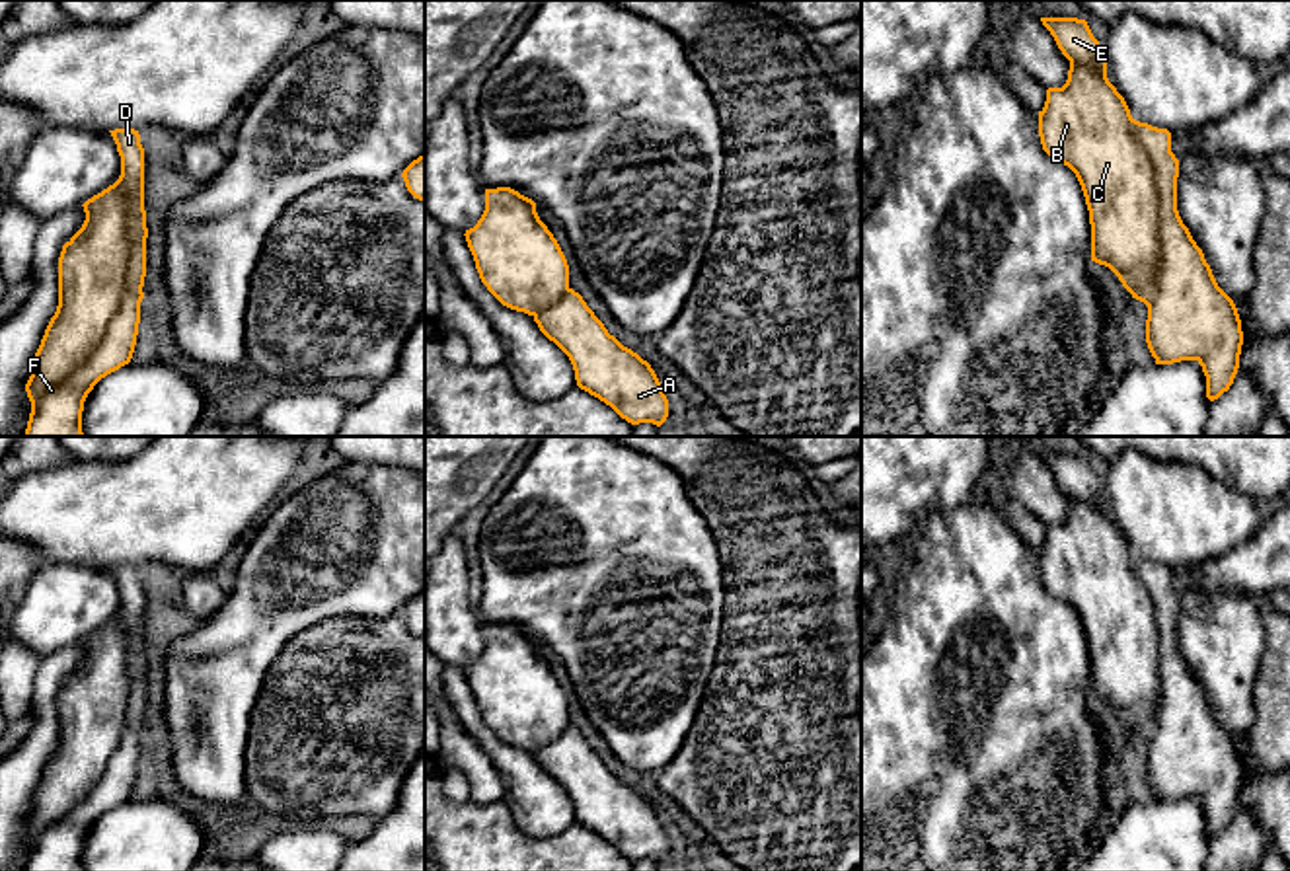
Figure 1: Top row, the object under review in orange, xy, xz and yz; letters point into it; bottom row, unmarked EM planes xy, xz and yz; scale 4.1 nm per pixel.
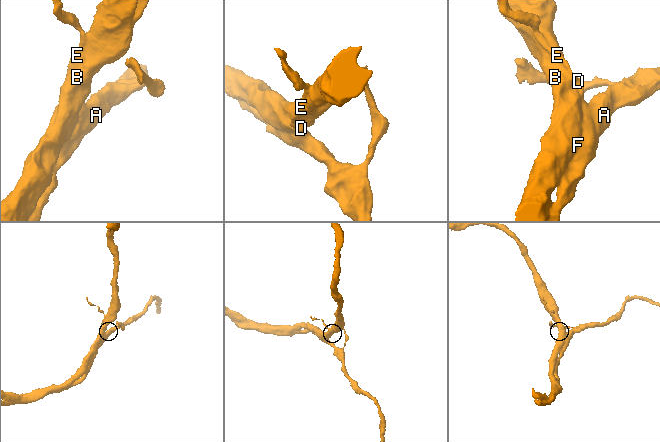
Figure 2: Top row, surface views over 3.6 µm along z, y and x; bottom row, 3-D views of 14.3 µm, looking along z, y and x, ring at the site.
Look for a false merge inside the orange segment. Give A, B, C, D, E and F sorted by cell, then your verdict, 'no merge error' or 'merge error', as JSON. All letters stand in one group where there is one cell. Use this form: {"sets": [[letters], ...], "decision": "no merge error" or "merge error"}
{"sets": [["A", "B", "C", "D", "E", "F"]], "decision": "no merge error"}

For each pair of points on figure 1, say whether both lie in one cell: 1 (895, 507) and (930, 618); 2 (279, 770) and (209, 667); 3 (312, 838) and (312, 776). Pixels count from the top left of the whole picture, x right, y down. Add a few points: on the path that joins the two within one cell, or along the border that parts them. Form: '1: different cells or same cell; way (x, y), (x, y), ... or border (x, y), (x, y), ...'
1: different cells; border (953, 509), (928, 515), (914, 534)
2: different cells; border (262, 682), (252, 712), (244, 772)
3: different cells; border (310, 823), (326, 825)

